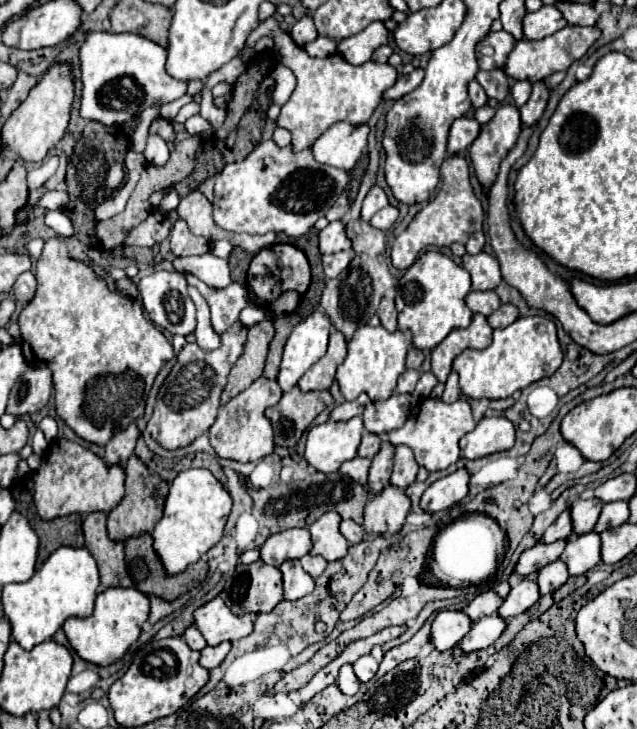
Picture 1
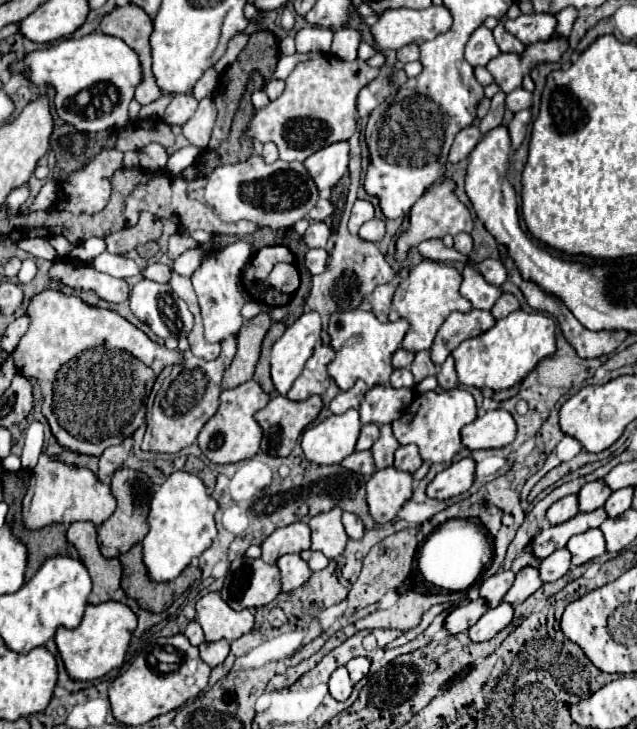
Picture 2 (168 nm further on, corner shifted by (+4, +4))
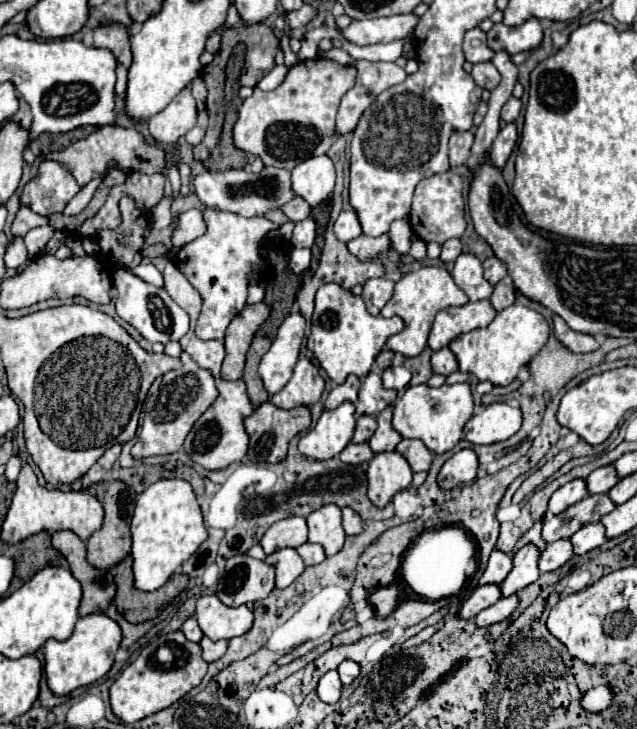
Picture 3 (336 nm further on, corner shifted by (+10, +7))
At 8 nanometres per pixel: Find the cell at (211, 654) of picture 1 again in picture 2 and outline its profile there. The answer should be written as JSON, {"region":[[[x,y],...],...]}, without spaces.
{"region":[[[227,640],[203,642],[203,644],[199,646],[199,650],[201,650],[201,658],[203,658],[211,668],[215,668],[215,666],[219,666],[219,664],[225,662],[225,658],[227,658],[227,654],[229,654],[229,642],[227,642]]]}

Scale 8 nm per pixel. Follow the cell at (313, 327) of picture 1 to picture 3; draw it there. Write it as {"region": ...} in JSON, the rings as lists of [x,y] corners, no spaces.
{"region":[[[291,313],[277,331],[277,337],[271,349],[263,355],[259,363],[259,375],[269,395],[281,391],[293,375],[293,367],[299,359],[305,319],[301,313]]]}

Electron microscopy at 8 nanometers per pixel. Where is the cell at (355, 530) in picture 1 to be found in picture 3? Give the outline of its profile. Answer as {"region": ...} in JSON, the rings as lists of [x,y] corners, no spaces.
{"region":[[[349,507],[343,509],[343,529],[347,535],[359,535],[363,531],[363,519]]]}

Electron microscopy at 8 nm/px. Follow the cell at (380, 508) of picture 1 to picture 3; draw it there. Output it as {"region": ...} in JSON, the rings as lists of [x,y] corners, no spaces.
{"region":[[[397,451],[379,453],[369,461],[367,495],[379,509],[385,509],[395,493],[411,485],[411,467]]]}

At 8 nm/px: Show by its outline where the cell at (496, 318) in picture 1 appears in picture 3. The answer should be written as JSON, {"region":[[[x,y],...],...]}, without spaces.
{"region":[[[499,281],[499,283],[495,285],[493,295],[491,295],[491,305],[493,305],[493,309],[495,309],[495,311],[501,311],[501,309],[505,309],[505,307],[509,307],[509,305],[513,305],[513,303],[515,303],[515,287],[509,287],[509,285],[505,285],[503,281]]]}

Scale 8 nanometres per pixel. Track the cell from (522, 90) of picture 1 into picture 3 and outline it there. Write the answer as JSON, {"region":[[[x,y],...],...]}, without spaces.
{"region":[[[511,97],[505,105],[503,105],[503,109],[501,109],[501,119],[503,121],[515,121],[517,119],[517,115],[519,115],[519,111],[521,111],[521,99],[517,99],[517,97]]]}

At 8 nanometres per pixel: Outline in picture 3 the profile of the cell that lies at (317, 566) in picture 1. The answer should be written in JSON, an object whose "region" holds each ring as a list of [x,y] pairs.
{"region":[[[303,543],[297,547],[297,553],[301,555],[303,563],[305,565],[317,565],[325,559],[325,553],[323,553],[323,547],[321,545],[313,545],[313,543]]]}

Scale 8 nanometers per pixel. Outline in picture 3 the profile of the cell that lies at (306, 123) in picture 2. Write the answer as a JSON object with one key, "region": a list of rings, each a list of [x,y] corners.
{"region":[[[323,57],[299,61],[297,65],[293,65],[289,69],[285,81],[275,91],[265,93],[265,91],[255,87],[255,93],[243,101],[243,105],[239,109],[239,119],[233,127],[235,145],[239,149],[243,149],[245,153],[259,155],[267,167],[269,165],[271,167],[285,167],[289,171],[313,155],[327,153],[327,149],[339,137],[337,127],[335,127],[335,115],[339,109],[339,101],[353,87],[355,75],[357,75],[357,69],[353,65],[341,65],[341,63],[335,63],[331,59],[323,59]]]}

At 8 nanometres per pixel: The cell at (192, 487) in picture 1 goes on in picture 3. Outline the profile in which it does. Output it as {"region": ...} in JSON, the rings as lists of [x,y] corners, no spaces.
{"region":[[[161,479],[147,487],[139,497],[131,521],[133,535],[133,573],[135,587],[141,591],[155,591],[185,563],[199,545],[207,539],[201,507],[193,493],[193,487],[183,479]]]}

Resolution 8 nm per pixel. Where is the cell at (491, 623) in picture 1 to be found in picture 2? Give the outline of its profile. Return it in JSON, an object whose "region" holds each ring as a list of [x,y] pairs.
{"region":[[[501,602],[497,608],[487,610],[471,628],[469,636],[475,642],[491,640],[497,632],[501,632],[505,626],[509,626],[513,620],[513,606],[507,602]]]}

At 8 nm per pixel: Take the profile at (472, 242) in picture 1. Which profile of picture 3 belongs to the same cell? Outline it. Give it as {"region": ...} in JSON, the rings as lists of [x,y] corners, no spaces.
{"region":[[[449,239],[443,243],[443,251],[441,251],[441,261],[455,261],[461,255],[461,241],[459,239]]]}

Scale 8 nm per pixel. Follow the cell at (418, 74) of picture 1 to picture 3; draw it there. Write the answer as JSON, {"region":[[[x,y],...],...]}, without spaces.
{"region":[[[357,61],[357,83],[343,95],[337,113],[337,131],[341,135],[355,129],[361,113],[377,99],[385,89],[401,83],[407,73],[395,63],[371,63]]]}

